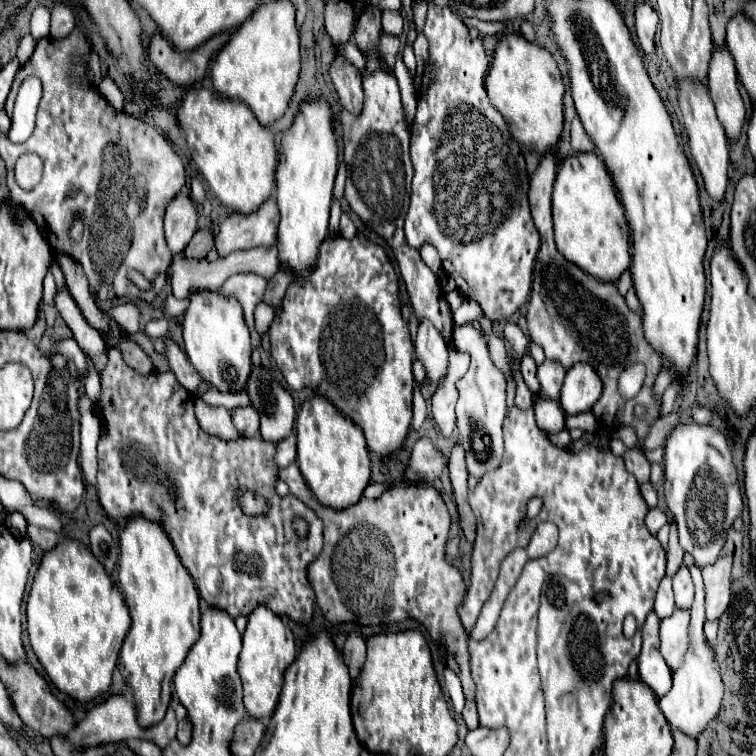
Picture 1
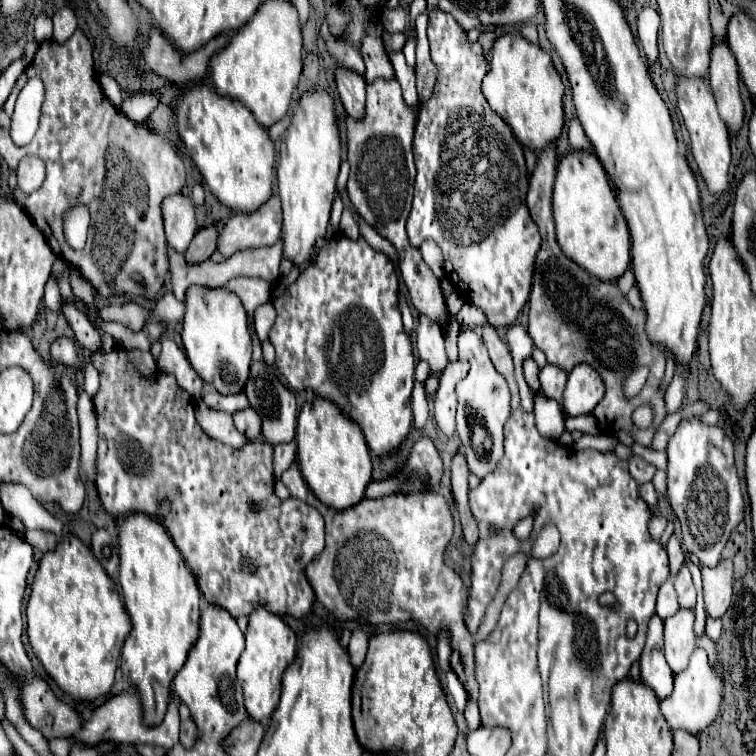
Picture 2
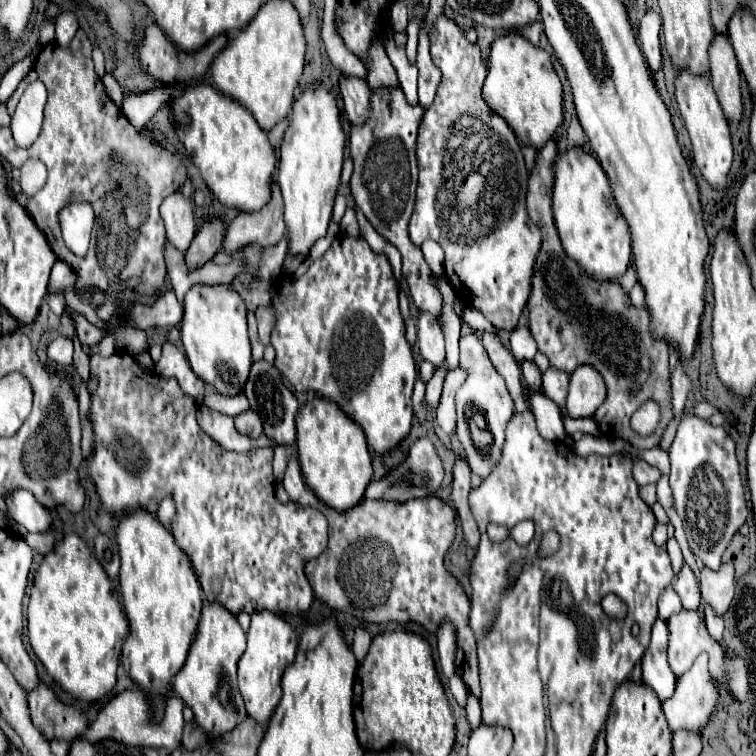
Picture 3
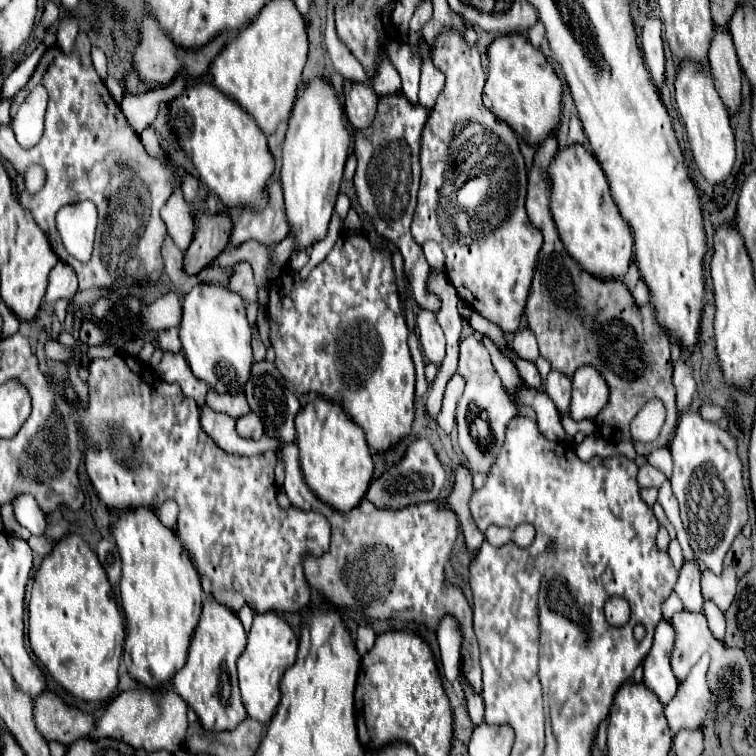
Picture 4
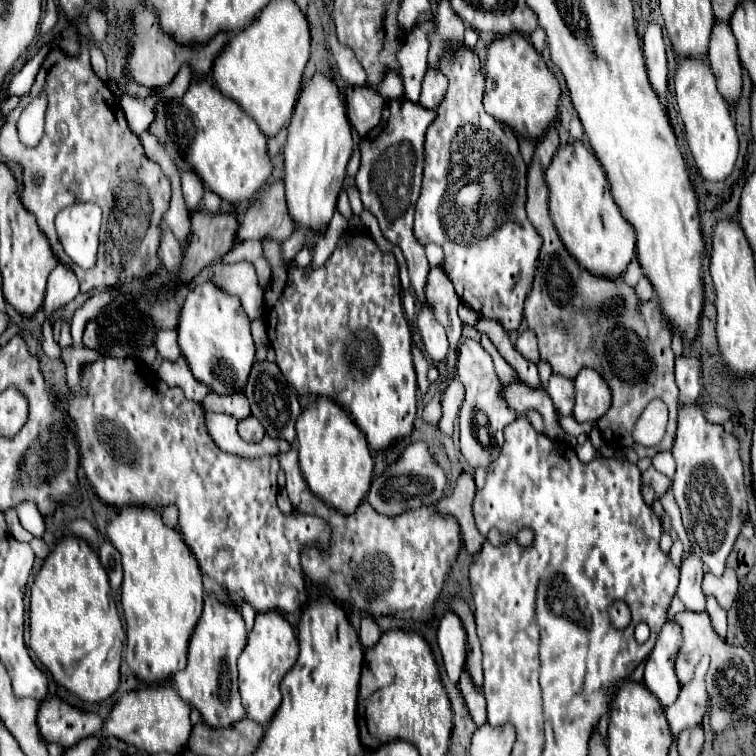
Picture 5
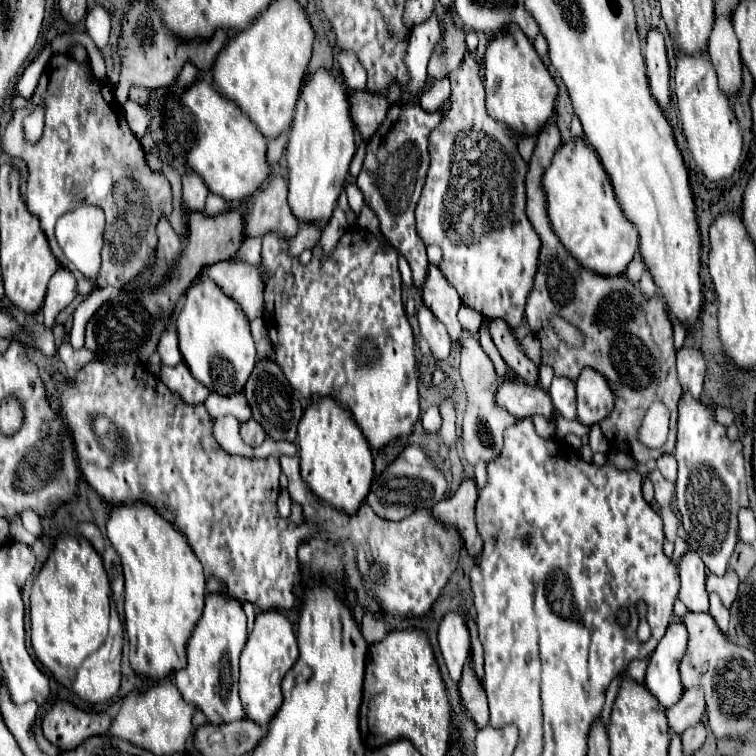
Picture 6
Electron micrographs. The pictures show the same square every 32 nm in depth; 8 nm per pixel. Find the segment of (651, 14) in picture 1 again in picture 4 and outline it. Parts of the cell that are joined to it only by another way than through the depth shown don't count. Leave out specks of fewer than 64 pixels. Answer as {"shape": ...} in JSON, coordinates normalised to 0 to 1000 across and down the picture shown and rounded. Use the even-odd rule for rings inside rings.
{"shape":[[[870,24],[852,26],[847,56],[862,108],[870,119],[876,119],[881,103],[881,77],[878,77],[878,56],[876,56],[876,29]]]}

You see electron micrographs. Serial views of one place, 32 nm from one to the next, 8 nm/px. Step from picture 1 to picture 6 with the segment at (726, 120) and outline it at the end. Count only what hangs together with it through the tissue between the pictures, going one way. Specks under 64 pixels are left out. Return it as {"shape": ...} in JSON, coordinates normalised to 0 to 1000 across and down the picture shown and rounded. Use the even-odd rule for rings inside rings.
{"shape":[[[947,21],[937,56],[937,71],[950,95],[952,116],[960,124],[974,124],[981,111],[981,79],[979,56],[974,53],[966,21]]]}

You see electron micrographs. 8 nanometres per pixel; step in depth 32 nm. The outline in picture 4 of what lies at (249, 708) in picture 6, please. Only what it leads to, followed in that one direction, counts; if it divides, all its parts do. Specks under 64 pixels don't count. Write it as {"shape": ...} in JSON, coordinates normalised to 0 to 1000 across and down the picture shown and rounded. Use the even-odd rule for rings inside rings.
{"shape":[[[349,810],[336,815],[333,833],[328,836],[328,854],[315,870],[315,899],[320,915],[320,931],[325,934],[328,947],[354,958],[360,944],[370,931],[370,901],[373,892],[389,878],[394,865],[394,844],[384,825],[370,817],[365,810]]]}

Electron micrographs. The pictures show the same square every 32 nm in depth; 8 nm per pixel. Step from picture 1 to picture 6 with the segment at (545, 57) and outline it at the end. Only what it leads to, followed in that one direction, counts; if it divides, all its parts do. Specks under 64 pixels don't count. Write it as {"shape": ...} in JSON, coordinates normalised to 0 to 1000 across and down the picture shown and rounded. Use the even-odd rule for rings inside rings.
{"shape":[[[672,37],[672,42],[659,42],[648,53],[640,74],[640,116],[646,151],[690,177],[709,180],[733,151],[738,116],[688,37]]]}

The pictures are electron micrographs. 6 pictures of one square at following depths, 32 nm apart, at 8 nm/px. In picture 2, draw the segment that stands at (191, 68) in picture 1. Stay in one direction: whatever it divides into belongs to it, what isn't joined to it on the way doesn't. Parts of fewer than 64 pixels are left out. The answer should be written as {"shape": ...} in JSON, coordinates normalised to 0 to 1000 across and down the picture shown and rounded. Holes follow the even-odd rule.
{"shape":[[[198,37],[196,42],[196,58],[188,66],[188,79],[193,90],[212,103],[228,108],[228,111],[246,111],[254,106],[262,106],[272,98],[278,77],[302,58],[302,48],[291,45],[280,50],[270,63],[251,69],[251,71],[230,71],[225,74],[225,56],[217,50],[217,45],[206,37]]]}

